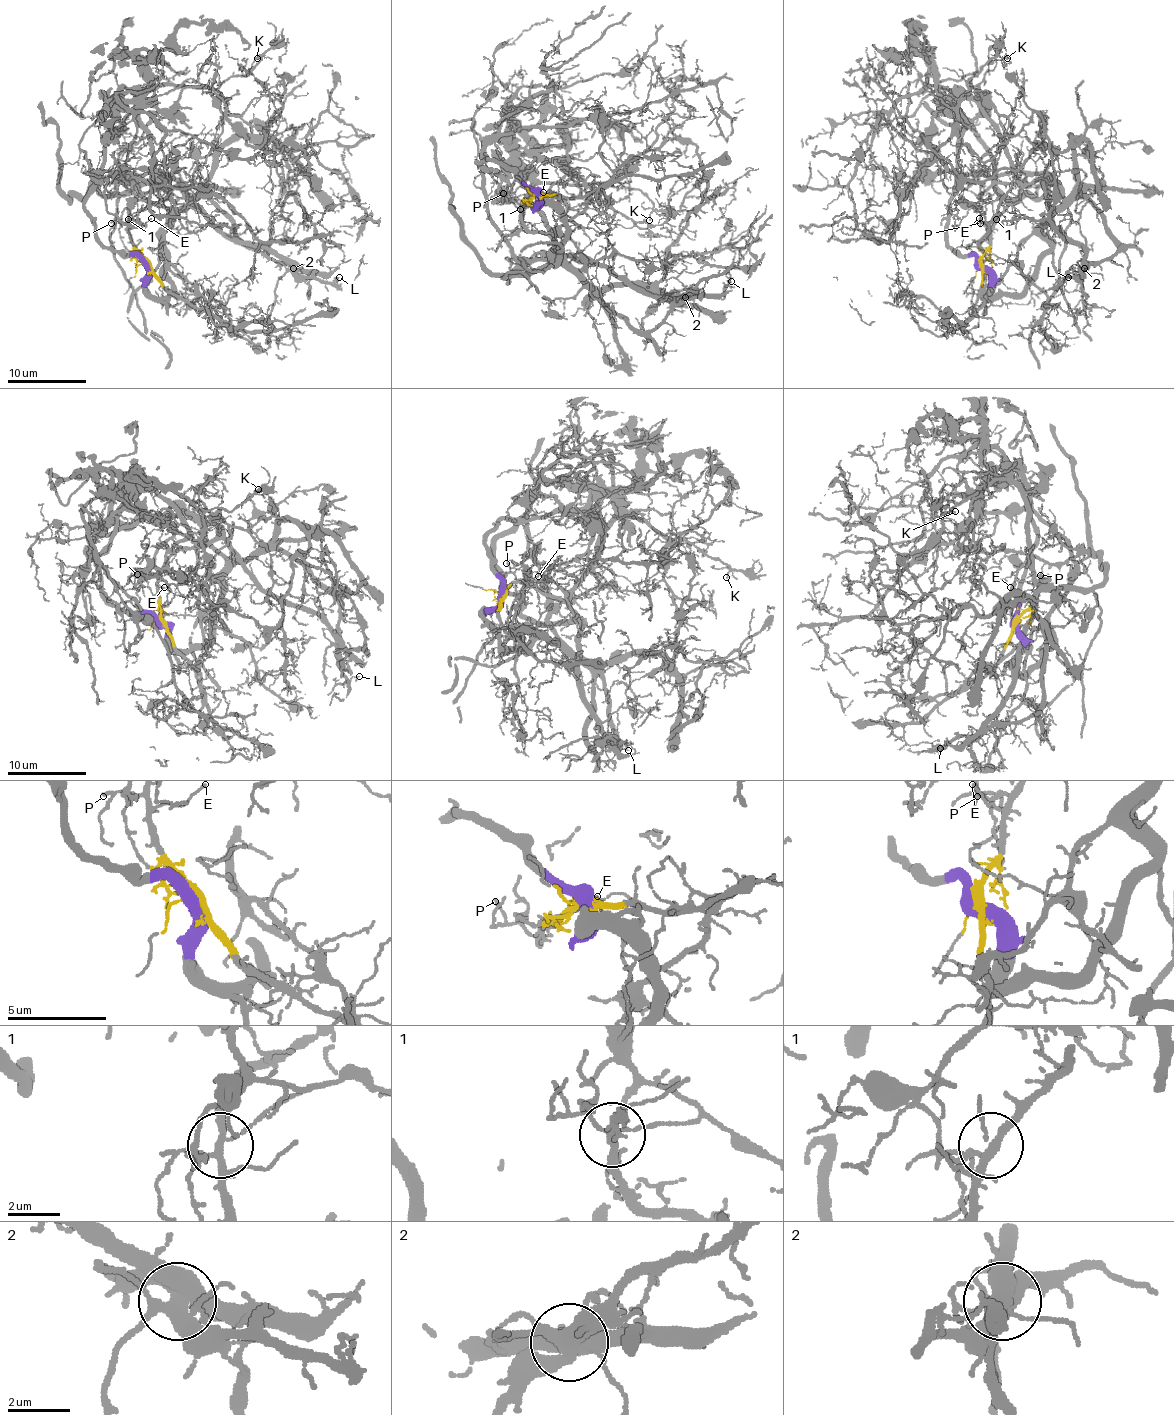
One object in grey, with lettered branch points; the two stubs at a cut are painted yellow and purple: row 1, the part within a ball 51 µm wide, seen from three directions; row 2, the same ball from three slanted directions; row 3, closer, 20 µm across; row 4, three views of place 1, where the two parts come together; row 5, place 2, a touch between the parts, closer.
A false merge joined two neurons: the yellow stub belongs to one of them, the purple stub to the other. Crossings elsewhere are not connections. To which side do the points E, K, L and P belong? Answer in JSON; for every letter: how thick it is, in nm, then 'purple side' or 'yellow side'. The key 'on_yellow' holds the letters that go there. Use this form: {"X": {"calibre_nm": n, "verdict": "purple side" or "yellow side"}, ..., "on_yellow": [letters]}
{"E": {"calibre_nm": 110, "verdict": "yellow side"}, "K": {"calibre_nm": 130, "verdict": "yellow side"}, "L": {"calibre_nm": 140, "verdict": "purple side"}, "P": {"calibre_nm": 150, "verdict": "yellow side"}, "on_yellow": ["E", "K", "P"]}

